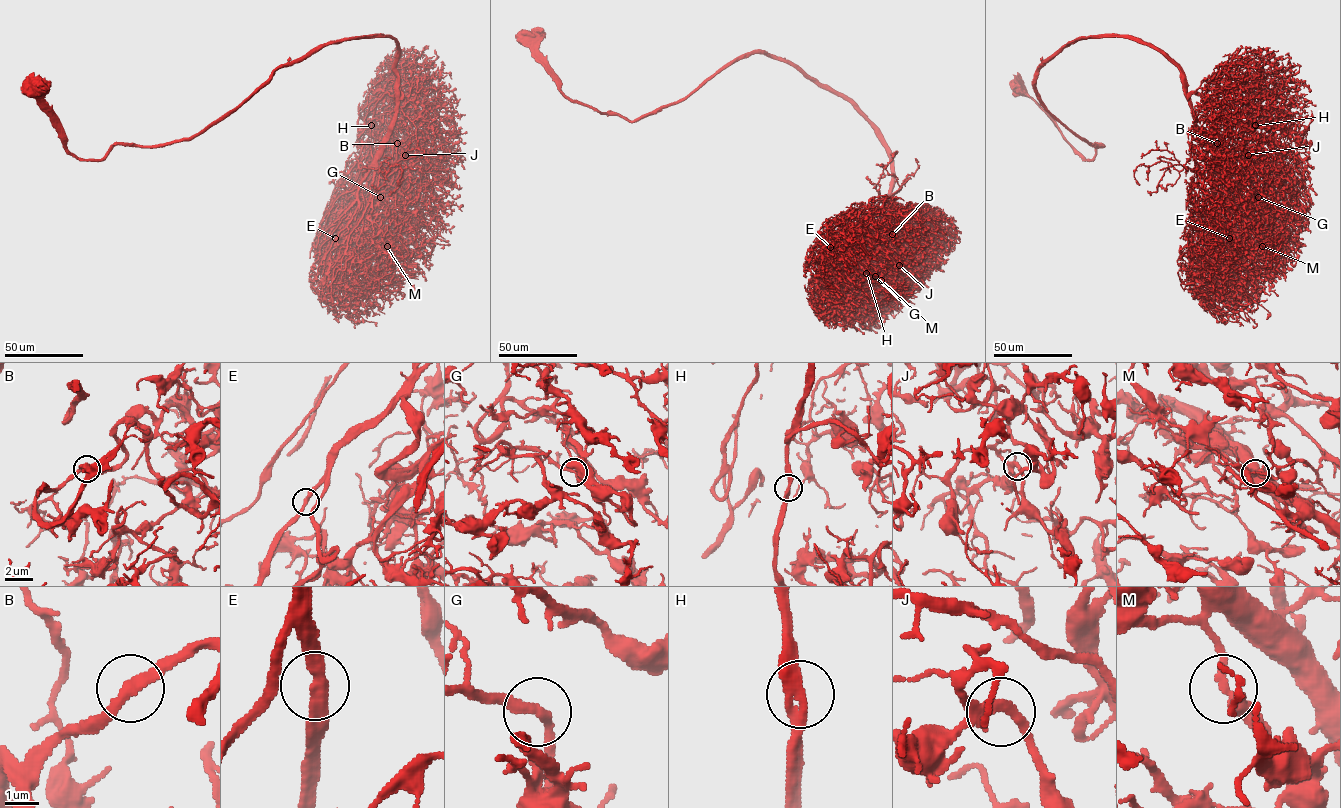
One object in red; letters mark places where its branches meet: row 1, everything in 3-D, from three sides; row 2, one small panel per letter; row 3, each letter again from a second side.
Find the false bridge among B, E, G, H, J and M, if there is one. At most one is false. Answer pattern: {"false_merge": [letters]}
{"false_merge": ["M"]}

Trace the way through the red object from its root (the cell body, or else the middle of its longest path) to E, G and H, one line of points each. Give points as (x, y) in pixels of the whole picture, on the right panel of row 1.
E: (1018, 88), (1091, 160), (1103, 145), (1044, 106), (1036, 73), (1074, 40), (1160, 49), (1233, 186), (1229, 239)
G: (1018, 88), (1091, 160), (1103, 145), (1044, 106), (1036, 73), (1074, 40), (1150, 43), (1220, 177), (1258, 197)
H: (1018, 88), (1091, 160), (1036, 73), (1131, 36), (1255, 126)

